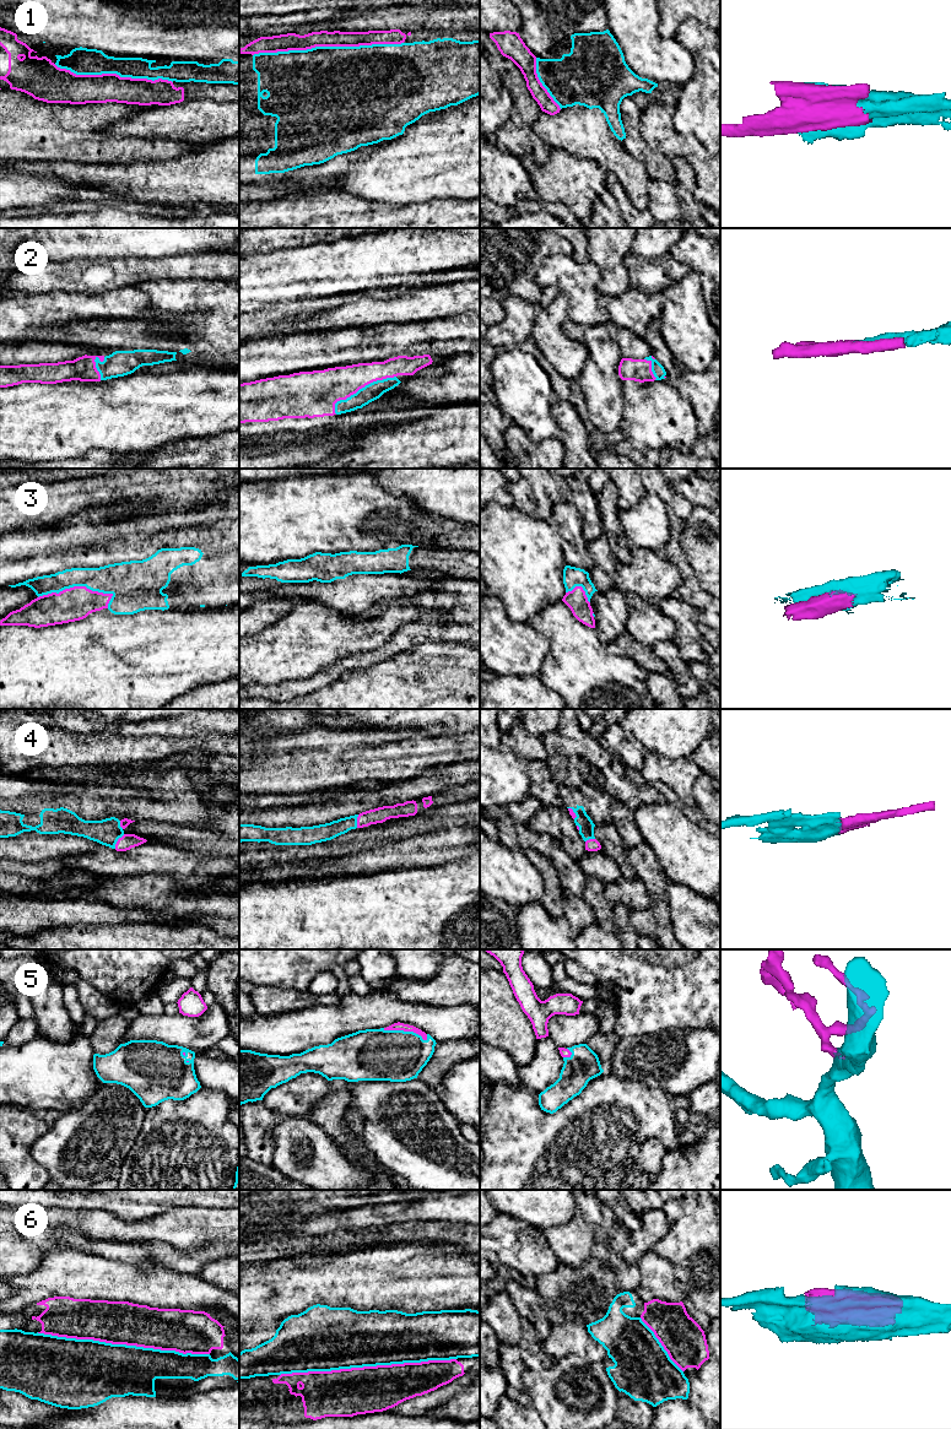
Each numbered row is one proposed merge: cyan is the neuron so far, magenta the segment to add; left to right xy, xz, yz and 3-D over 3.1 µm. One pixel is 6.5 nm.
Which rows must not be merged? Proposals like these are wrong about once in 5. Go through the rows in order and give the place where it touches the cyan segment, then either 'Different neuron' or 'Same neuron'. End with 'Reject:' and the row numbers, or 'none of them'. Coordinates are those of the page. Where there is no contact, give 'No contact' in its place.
1: Touches cyan at xz (328, 47). Same neuron
2: Touches cyan at xz (362, 388). Same neuron
3: Touches cyan at xy (75, 585). Same neuron
4: Touches cyan at xy (117, 840). Same neuron
5: Touches cyan at xz (405, 1032). Same neuron
6: Touches cyan at xz (367, 1365). Same neuron
Reject: none of them

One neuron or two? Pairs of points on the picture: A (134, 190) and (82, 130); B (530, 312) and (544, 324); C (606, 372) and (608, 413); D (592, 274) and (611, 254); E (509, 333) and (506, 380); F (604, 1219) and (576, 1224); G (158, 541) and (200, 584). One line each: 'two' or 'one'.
A: two
B: two
C: one
D: two
E: two
F: two
G: two

